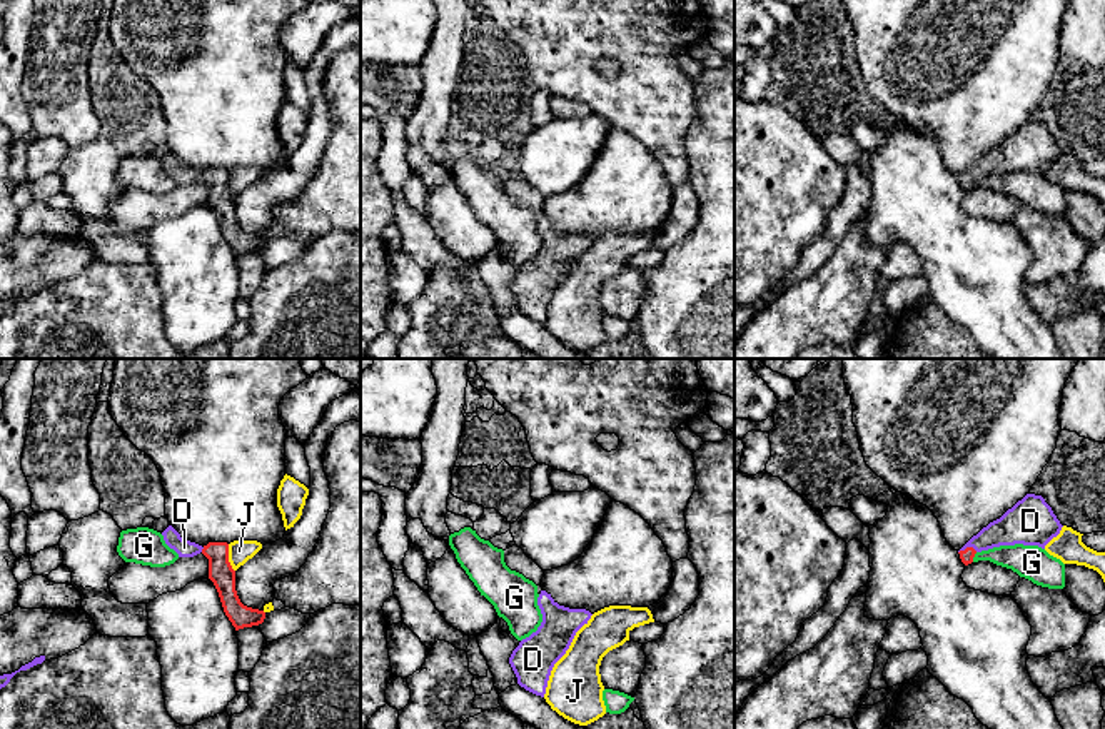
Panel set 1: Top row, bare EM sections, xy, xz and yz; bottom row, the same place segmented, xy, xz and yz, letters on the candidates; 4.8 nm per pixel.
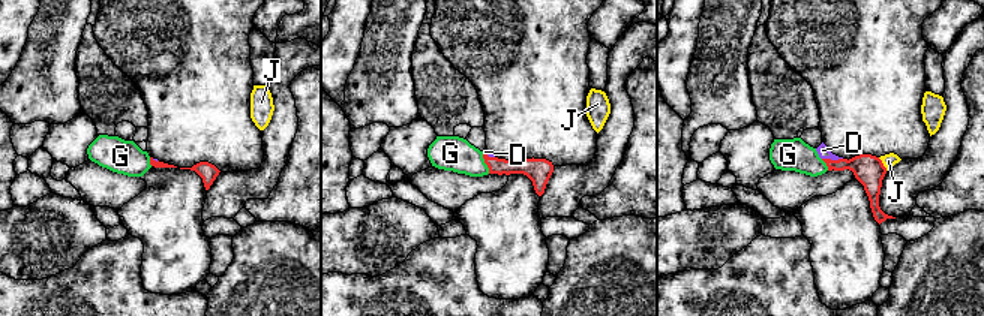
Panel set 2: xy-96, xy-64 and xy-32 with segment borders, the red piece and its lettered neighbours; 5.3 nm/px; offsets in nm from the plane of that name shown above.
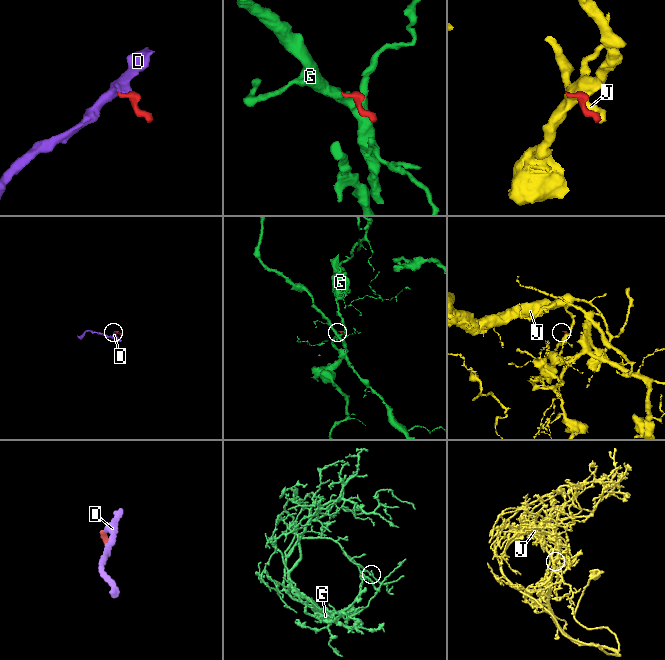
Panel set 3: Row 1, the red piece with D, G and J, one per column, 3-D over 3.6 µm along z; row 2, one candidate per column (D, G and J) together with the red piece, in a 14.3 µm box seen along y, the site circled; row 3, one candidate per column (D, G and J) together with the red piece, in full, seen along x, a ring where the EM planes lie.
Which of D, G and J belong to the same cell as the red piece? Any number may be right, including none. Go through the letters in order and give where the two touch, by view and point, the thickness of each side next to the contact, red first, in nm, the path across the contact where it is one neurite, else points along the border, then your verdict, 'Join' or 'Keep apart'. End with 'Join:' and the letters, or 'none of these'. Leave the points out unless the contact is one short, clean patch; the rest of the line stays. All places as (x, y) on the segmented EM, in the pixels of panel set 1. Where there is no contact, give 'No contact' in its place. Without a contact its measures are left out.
D: Touches red at yz (967, 548). Thickness 70 nm (red) against 160 nm. Path across: yz (967, 556), (967, 548), (1014, 527). Join
G: Touches red at yz (973, 556). Thickness 70 nm (red) against 150 nm. Boundary: yz (977, 553), (972, 561). Keep apart
J: Touches red at xy (227, 558). Thickness 120 nm (red) against 110 nm. Keep apart
Join: D

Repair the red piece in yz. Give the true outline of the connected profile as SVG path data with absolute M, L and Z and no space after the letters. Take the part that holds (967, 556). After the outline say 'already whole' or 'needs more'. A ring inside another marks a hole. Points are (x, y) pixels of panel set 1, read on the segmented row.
M1027 494L1000 519L990 522L973 535L960 551L965 566L973 562L976 552L1000 545L1045 545L1060 534L1062 524L1042 495Z; needs more

